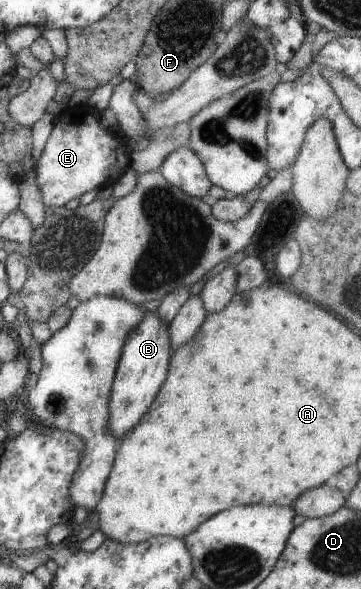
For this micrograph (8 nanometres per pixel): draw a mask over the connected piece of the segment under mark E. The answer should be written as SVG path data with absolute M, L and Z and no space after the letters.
M76 105L68 107L54 116L53 130L45 142L45 147L35 164L35 183L41 194L44 206L59 208L80 195L93 189L112 185L124 168L121 165L120 153L117 150L119 142L108 130L99 125L100 106Z

